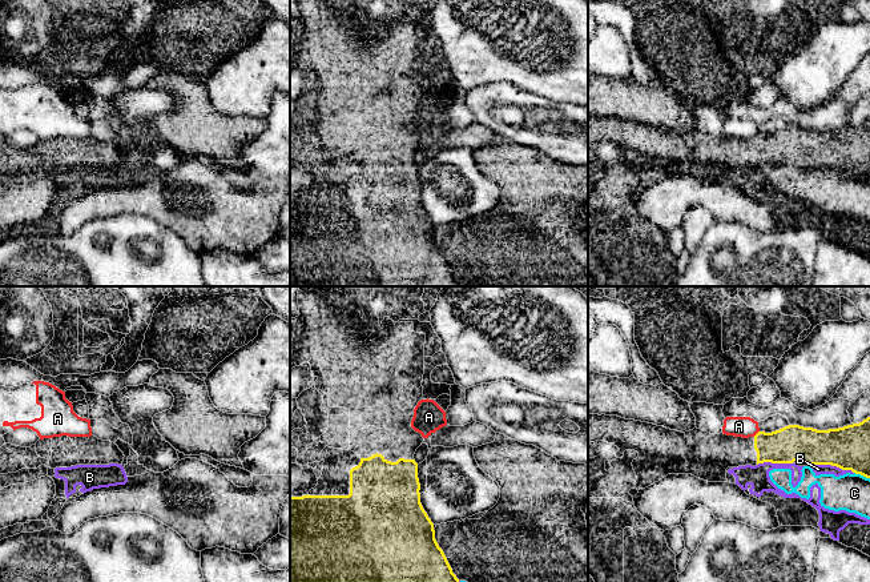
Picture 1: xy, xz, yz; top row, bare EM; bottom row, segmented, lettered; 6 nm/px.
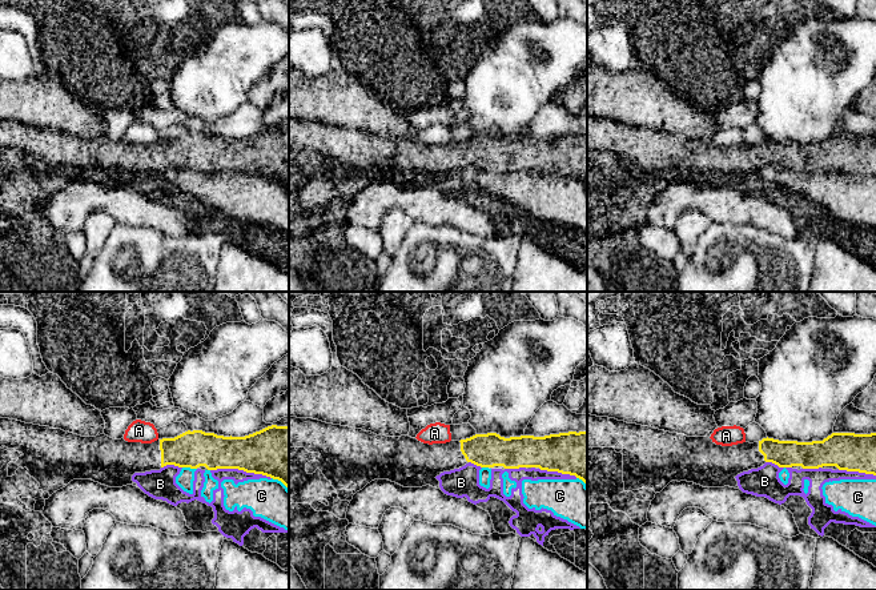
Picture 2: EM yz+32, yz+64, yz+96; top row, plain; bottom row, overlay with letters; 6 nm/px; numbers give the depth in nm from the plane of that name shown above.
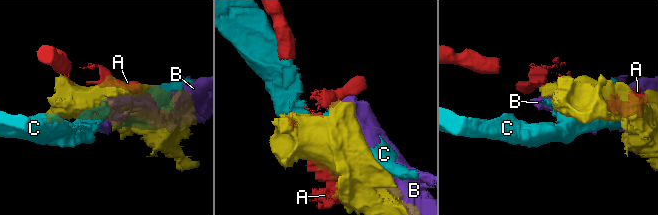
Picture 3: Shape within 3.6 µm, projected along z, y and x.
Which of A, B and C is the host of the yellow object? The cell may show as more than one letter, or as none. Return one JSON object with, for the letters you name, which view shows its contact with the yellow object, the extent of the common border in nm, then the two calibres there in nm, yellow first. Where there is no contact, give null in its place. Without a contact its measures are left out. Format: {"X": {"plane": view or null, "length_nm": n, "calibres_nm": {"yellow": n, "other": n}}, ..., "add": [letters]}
{"add": []}

